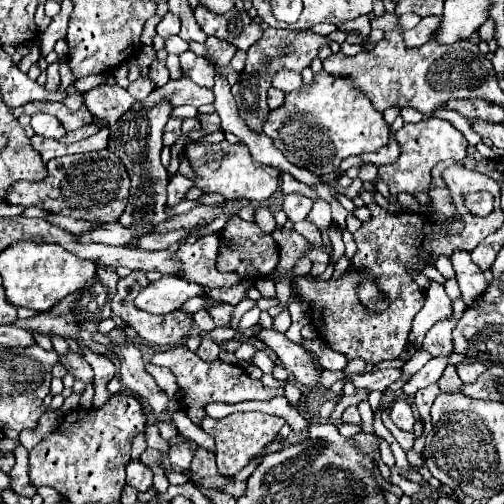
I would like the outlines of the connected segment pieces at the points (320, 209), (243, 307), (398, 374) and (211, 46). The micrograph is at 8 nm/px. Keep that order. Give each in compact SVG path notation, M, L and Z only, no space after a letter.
M314 200L314 206L312 206L312 212L310 212L310 216L308 216L308 220L312 220L320 230L324 228L324 226L328 226L330 224L330 204L326 202L326 200Z
M243 298L235 307L232 315L230 326L236 328L239 324L241 317L249 311L251 308L256 306L256 301L249 298Z
M378 370L378 372L366 372L366 374L352 374L350 376L356 388L366 388L366 390L378 390L384 392L390 384L402 378L402 370Z
M210 36L206 40L206 48L208 48L208 58L218 60L216 62L218 68L220 66L228 66L230 60L232 60L232 56L234 56L234 52L238 50L234 44L230 44L226 40L220 40L220 38L214 38L214 36Z

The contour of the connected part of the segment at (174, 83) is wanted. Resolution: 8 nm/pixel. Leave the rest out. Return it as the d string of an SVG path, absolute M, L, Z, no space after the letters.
M182 76L180 80L170 80L166 86L156 88L146 102L136 102L132 110L150 108L162 98L168 98L172 106L182 106L182 104L202 106L202 104L212 104L214 102L214 92L210 88L200 88L198 84L190 82L190 78Z

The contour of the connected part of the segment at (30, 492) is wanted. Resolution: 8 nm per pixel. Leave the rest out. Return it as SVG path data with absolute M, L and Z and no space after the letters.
M18 446L14 450L16 456L16 466L10 470L10 488L18 494L24 494L32 498L36 494L36 488L28 482L28 450L24 446Z

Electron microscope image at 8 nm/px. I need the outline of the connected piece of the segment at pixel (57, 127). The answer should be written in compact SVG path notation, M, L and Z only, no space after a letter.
M34 114L30 126L34 128L36 134L44 136L44 138L52 138L52 140L60 140L62 136L66 136L64 126L58 122L58 118L50 116L50 114Z

